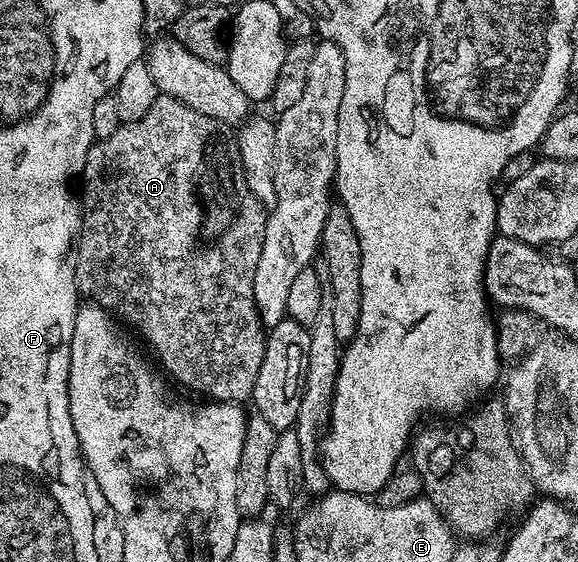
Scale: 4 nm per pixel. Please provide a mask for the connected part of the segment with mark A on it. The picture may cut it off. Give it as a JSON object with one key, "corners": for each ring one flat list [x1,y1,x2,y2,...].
{"corners":[[160,95,139,121,120,124,119,129,109,135,109,139,96,140,92,144,81,170,81,181,82,177,81,224,73,250,75,286,79,288,80,294,102,305,108,314,114,315,124,326,132,325,147,340,148,347,159,356,164,369,162,372,172,382,180,381,185,388,204,393,204,398,213,401,250,402,251,392,257,383,257,371,261,371,261,359,265,359,267,342,265,326,259,319,259,310,255,308,253,275,257,271,257,259,261,259,261,243,265,243,268,210,264,209,245,183,239,143,232,130,222,121,201,115,201,111,193,111,177,99]]}

